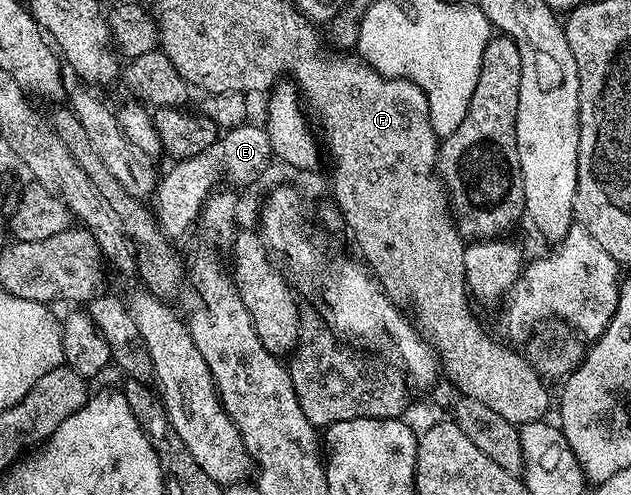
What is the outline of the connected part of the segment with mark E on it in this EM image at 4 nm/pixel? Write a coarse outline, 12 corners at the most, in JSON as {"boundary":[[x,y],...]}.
{"boundary":[[242,123],[160,178],[156,218],[178,239],[221,176],[251,185],[273,163],[264,126]]}

